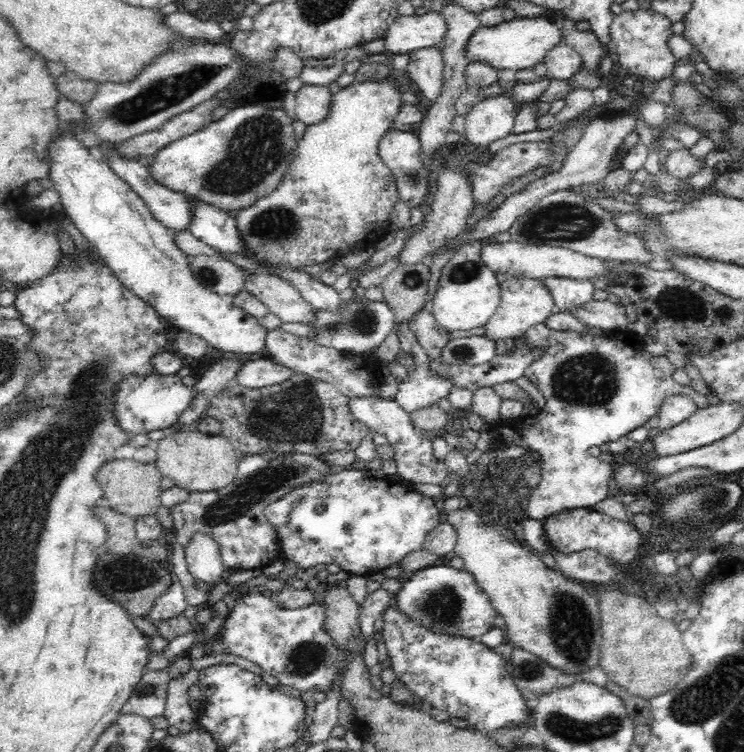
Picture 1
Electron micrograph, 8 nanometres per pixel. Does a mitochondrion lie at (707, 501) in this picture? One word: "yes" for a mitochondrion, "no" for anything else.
yes

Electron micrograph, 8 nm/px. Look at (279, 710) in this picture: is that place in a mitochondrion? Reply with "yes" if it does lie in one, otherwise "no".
no

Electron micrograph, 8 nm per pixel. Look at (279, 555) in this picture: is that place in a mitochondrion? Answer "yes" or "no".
no

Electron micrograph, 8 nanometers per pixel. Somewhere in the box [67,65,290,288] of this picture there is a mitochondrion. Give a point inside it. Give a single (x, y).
(256, 148)

